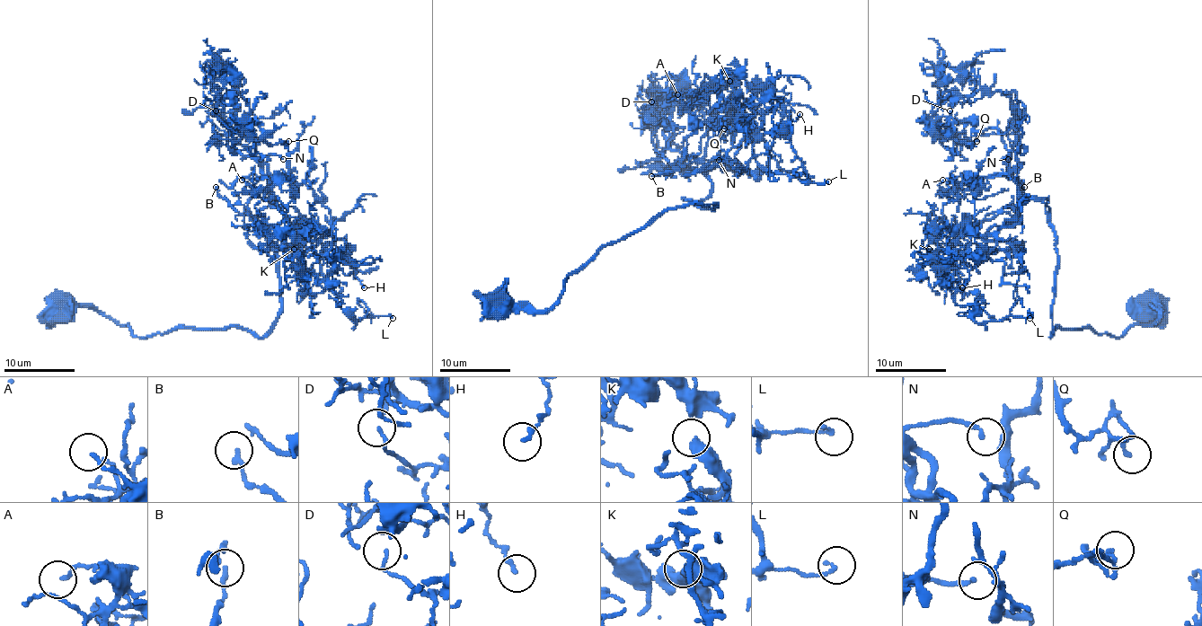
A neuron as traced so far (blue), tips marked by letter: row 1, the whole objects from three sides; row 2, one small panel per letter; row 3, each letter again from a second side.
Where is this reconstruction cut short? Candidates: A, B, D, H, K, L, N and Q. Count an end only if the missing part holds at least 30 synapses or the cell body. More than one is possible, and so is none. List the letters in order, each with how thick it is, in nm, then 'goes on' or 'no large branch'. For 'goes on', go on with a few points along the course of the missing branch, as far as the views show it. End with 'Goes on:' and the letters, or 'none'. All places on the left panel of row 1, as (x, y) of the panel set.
A: 110 nm thick; no large branch
B: 120 nm thick; no large branch
D: 80 nm thick; no large branch
H: 160 nm thick; no large branch
K: 360 nm thick; no large branch
L: 150 nm thick; no large branch
N: 120 nm thick; no large branch
Q: 100 nm thick; no large branch
Goes on: none

